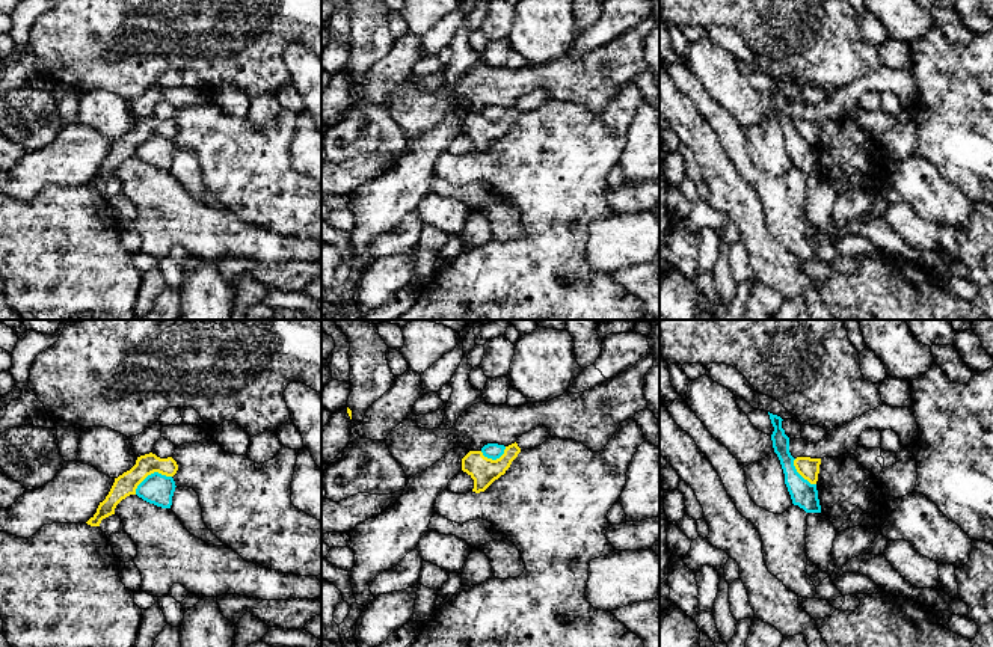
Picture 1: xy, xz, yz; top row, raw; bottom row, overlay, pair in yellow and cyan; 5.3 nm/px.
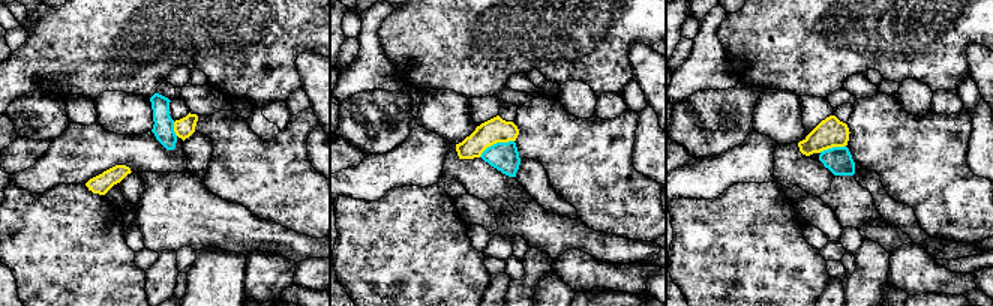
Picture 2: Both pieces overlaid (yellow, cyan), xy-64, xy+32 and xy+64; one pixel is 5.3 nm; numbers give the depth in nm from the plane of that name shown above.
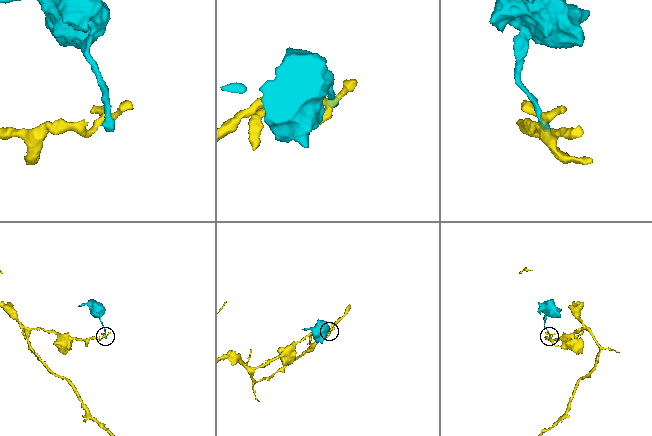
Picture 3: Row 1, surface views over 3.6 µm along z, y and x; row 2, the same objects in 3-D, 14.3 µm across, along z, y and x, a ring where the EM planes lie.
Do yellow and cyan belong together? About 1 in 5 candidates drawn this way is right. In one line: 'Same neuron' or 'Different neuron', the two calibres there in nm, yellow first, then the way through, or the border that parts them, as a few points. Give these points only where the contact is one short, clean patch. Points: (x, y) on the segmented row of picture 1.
Different neuron. Thickness 120 nm (yellow) against 170 nm. Boundary: xy (171, 475), (151, 472), (138, 486), (135, 493)

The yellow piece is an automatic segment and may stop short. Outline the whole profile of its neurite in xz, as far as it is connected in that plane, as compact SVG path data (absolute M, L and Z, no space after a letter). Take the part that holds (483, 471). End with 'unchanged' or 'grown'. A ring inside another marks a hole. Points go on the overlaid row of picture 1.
M516 442L506 446L504 454L496 460L484 457L481 451L469 451L462 458L462 471L474 480L472 492L484 492L495 480L506 474L519 452L521 448Z | unchanged

